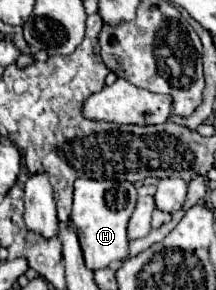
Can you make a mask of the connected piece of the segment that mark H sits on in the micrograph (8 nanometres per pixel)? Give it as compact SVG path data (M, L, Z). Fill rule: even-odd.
M76 179L74 183L74 205L72 205L72 223L78 231L80 247L84 253L86 267L92 271L106 269L114 261L122 261L128 255L128 219L136 207L136 189L132 183L118 181L94 181L94 179Z

